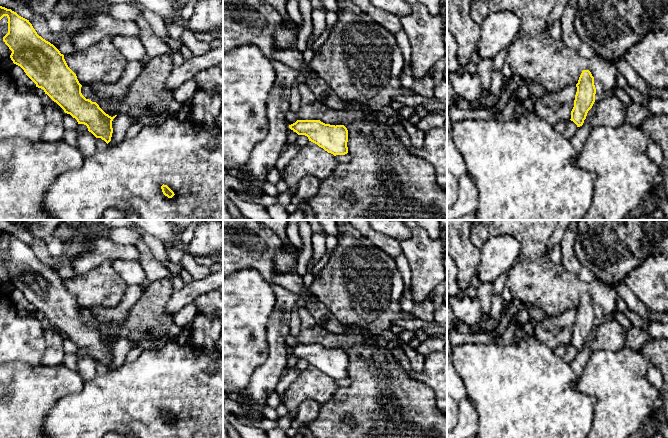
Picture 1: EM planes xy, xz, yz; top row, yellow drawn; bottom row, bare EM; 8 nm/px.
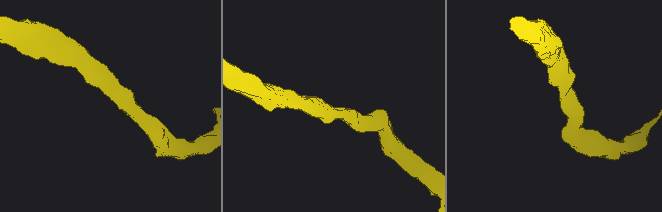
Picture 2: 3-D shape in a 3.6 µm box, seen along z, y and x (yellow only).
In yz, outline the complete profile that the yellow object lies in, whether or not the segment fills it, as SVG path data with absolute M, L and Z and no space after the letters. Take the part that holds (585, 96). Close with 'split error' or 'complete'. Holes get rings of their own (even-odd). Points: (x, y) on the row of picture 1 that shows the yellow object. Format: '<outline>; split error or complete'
M589 70L582 71L576 87L577 92L570 120L573 121L577 127L580 127L583 125L588 111L595 102L596 88L594 85L594 77Z; complete

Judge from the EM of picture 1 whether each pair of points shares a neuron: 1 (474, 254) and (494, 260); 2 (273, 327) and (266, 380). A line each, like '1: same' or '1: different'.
1: different
2: same

